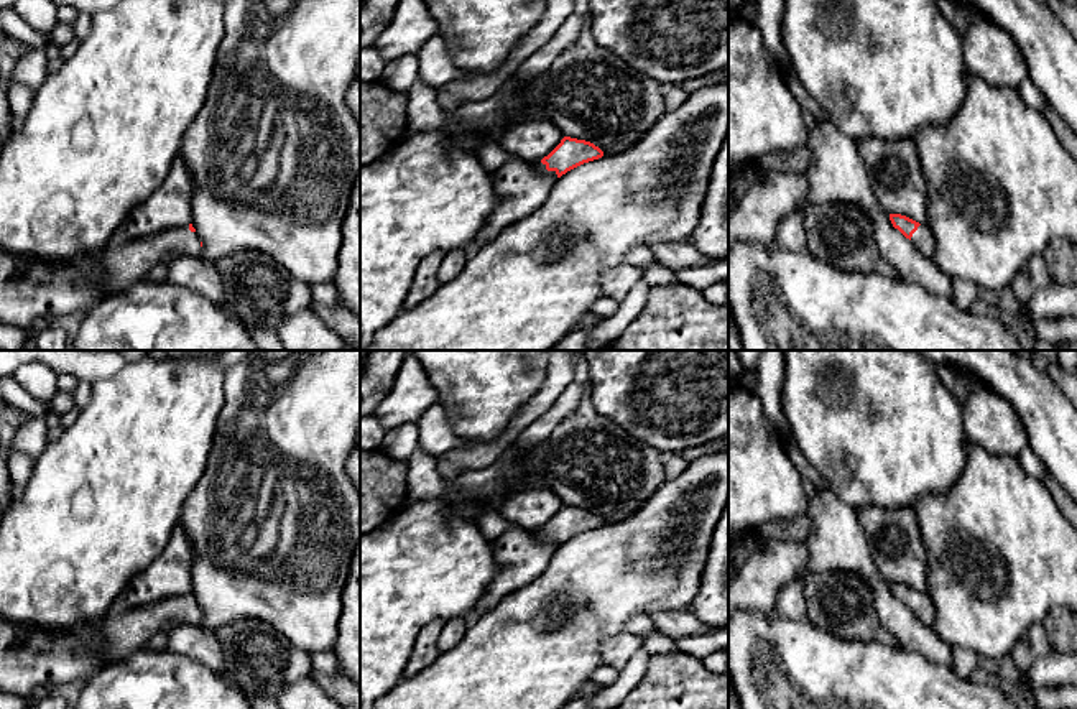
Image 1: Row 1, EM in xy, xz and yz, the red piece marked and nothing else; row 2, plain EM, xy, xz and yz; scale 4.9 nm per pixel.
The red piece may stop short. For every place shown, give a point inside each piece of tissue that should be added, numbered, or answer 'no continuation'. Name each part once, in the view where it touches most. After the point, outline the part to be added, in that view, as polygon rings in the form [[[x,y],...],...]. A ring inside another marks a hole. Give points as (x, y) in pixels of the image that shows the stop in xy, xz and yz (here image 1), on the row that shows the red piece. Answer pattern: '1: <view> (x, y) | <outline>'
1: yz (923, 239) | [[[919,225],[918,230],[913,234],[911,242],[914,247],[927,258],[934,253],[934,237],[926,225]]]

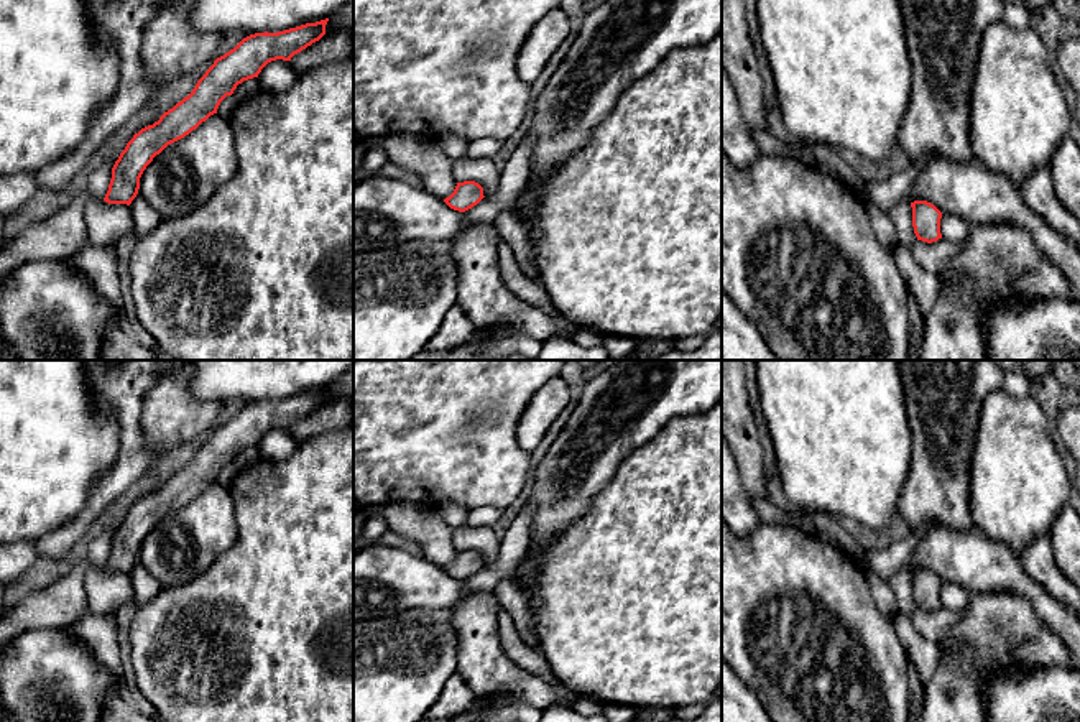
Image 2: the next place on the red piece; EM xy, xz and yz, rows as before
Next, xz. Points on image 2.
no continuation

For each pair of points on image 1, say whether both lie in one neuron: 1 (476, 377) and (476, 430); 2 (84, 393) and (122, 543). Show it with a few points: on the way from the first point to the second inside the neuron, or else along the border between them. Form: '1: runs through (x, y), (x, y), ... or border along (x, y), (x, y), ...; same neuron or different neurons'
1: runs through (476, 390), (476, 417); same neuron
2: border along (92, 385), (92, 395), (79, 412); different neurons

